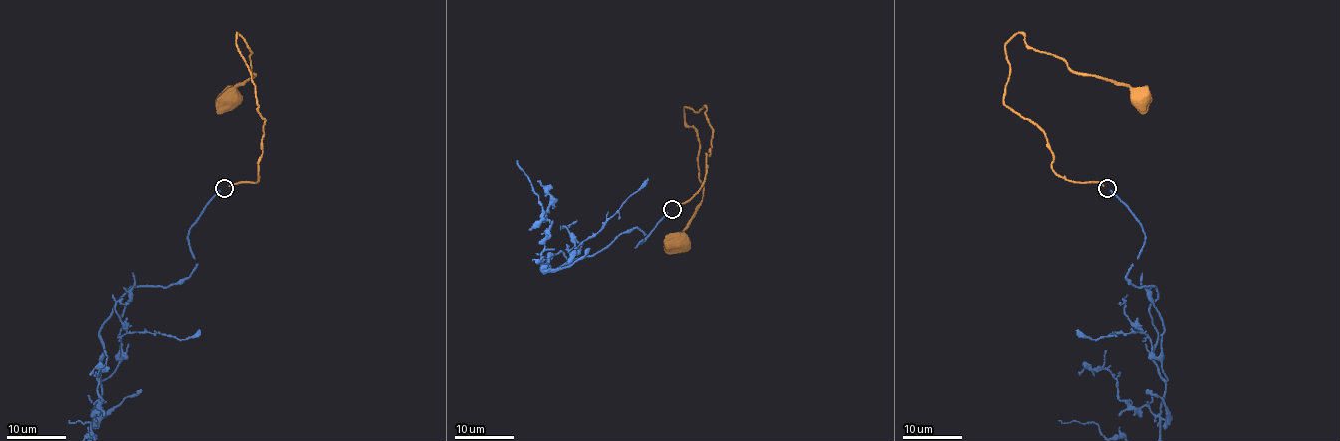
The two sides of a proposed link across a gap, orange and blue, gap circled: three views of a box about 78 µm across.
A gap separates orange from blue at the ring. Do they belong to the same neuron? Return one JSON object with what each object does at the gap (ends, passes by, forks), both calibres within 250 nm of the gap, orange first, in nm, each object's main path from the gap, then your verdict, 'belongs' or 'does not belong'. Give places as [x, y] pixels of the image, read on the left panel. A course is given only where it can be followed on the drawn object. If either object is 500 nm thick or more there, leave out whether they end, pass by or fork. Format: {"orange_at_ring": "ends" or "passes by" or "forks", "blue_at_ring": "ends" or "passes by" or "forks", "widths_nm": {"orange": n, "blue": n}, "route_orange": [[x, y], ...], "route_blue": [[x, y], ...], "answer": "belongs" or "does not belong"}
{"orange_at_ring": "ends", "blue_at_ring": "ends", "widths_nm": {"orange": 180, "blue": 240}, "route_orange": [[229, 186], [257, 181], [265, 119], [238, 34], [250, 48], [256, 75], [231, 97]], "route_blue": [[220, 190], [188, 234], [188, 277], [132, 288], [99, 332], [102, 394]], "answer": "belongs"}

